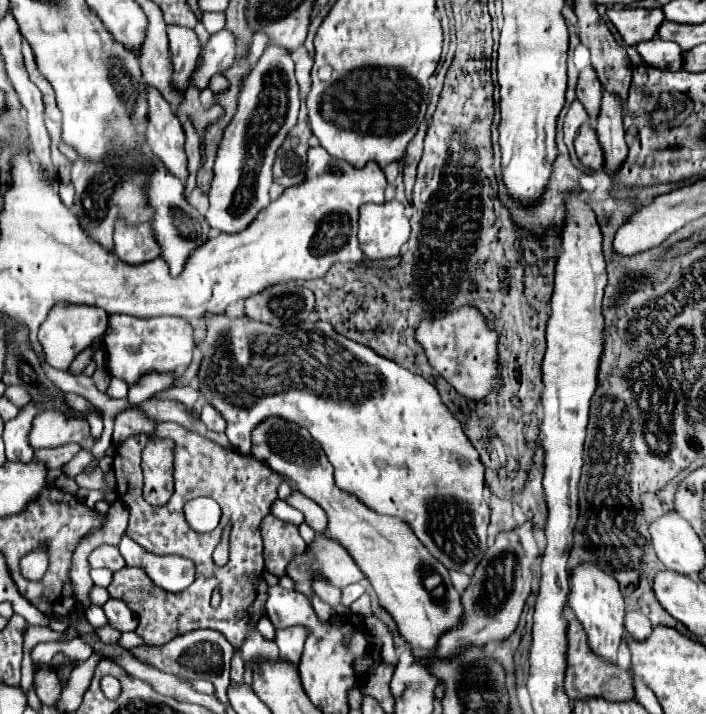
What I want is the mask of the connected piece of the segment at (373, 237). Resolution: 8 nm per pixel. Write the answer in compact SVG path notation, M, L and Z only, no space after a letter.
M396 199L360 207L358 241L366 257L388 259L400 255L410 237L410 219L404 211L404 205Z

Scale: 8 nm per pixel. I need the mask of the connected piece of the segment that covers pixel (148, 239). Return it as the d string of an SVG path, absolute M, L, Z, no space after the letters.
M116 223L114 253L130 265L146 263L158 257L160 247L156 247L156 239L152 239L152 223L140 223L136 227Z

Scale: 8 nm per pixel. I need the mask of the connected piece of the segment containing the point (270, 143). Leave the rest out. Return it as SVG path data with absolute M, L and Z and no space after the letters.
M270 43L248 77L242 81L236 113L224 129L222 141L218 145L214 179L208 191L210 207L206 211L206 221L212 229L222 233L242 231L264 207L268 207L272 163L278 147L284 143L288 131L298 119L298 109L298 83L290 51Z

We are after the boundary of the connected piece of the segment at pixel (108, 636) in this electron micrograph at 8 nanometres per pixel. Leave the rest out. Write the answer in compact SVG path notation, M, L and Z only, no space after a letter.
M106 625L106 627L102 627L102 629L96 629L96 633L100 635L100 639L104 641L104 643L108 643L108 645L116 645L118 641L120 641L120 631L116 631L116 629L112 629L110 625Z

